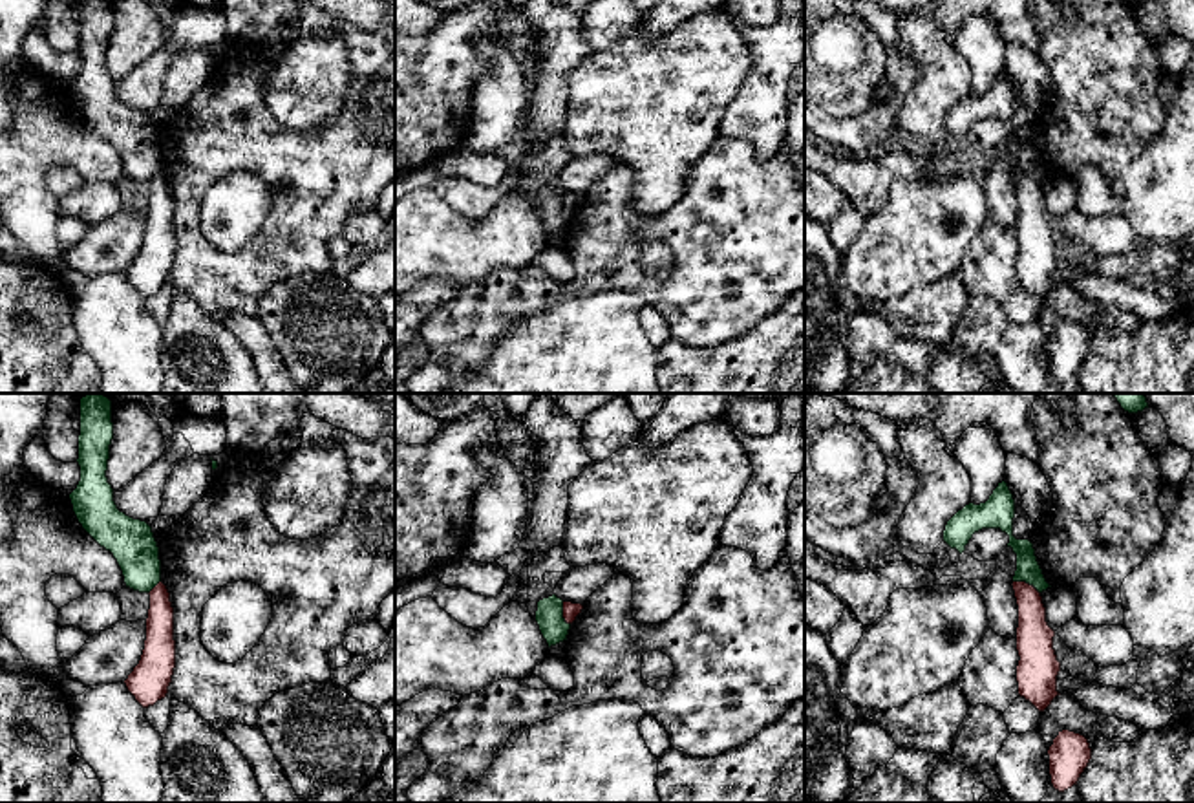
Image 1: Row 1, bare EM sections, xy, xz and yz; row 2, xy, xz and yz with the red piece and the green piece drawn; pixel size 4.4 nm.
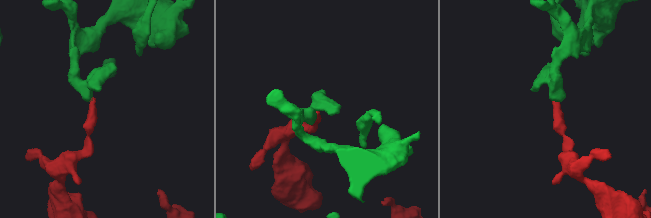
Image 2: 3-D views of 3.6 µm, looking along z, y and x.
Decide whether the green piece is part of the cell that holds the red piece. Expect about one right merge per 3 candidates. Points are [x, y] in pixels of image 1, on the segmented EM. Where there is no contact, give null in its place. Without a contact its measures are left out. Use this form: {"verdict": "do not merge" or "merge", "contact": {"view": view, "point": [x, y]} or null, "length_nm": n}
{"verdict": "do not merge", "contact": {"view": "yz", "point": [1024, 582]}, "length_nm": 130}

